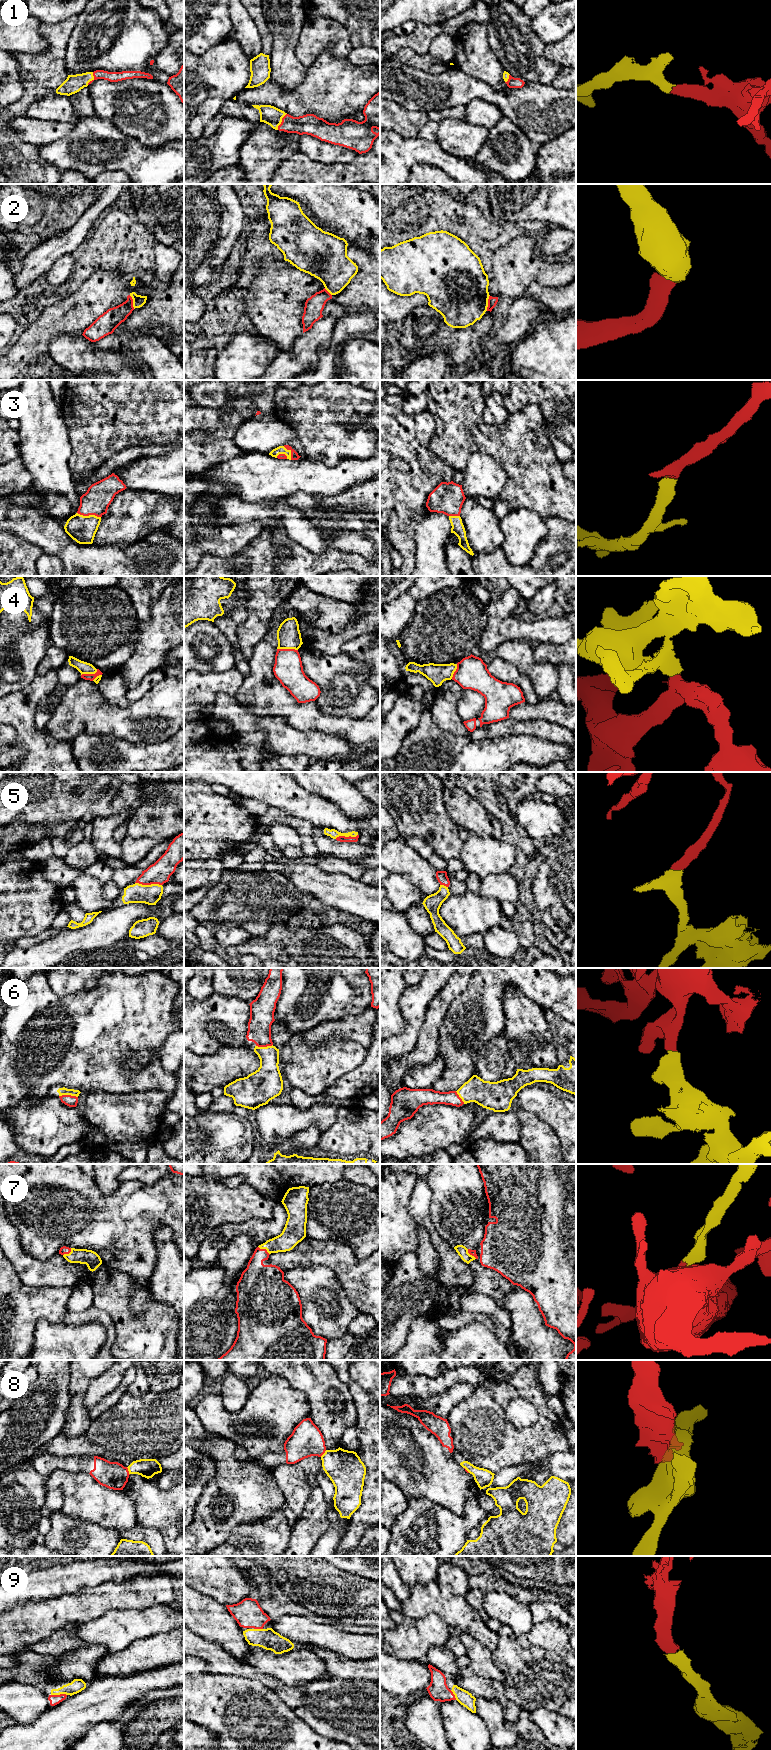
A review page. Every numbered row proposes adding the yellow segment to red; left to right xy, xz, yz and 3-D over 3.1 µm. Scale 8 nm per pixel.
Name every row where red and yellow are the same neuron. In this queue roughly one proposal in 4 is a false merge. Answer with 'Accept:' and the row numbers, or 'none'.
Accept: 1, 2, 3, 5, 6, 7, 9

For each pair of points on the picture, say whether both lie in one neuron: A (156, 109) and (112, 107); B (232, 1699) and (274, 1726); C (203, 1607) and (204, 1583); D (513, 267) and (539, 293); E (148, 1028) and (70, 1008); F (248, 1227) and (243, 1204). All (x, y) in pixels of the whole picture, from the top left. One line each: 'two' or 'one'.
A: one
B: one
C: two
D: two
E: one
F: two

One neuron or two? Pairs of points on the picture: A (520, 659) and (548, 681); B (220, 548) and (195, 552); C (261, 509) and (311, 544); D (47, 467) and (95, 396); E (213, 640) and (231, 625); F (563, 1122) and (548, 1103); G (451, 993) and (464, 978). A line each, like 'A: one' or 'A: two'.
A: one
B: one
C: one
D: two
E: two
F: one
G: one

